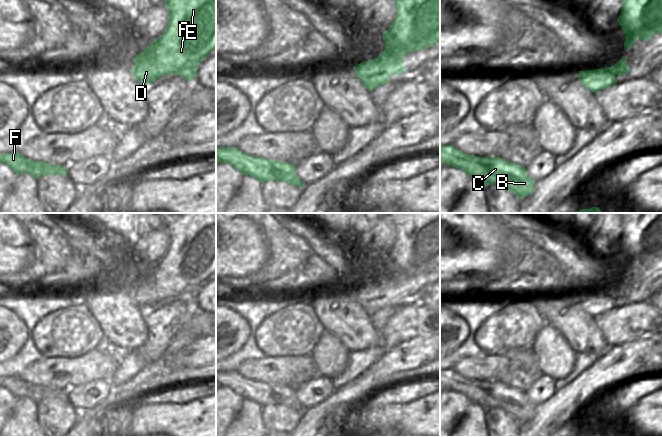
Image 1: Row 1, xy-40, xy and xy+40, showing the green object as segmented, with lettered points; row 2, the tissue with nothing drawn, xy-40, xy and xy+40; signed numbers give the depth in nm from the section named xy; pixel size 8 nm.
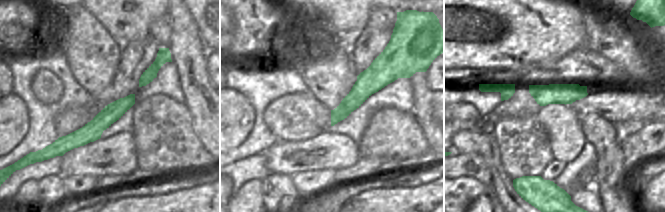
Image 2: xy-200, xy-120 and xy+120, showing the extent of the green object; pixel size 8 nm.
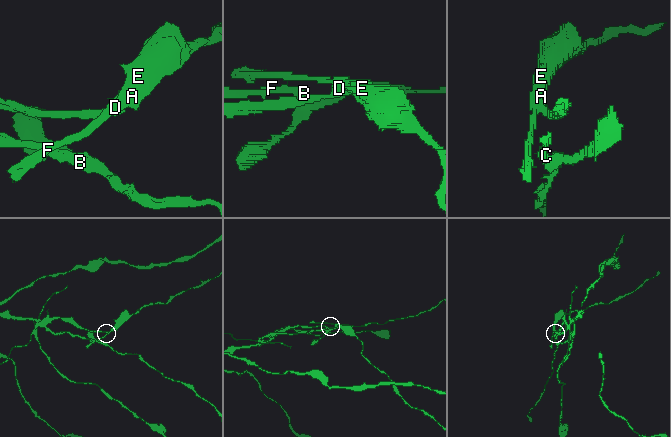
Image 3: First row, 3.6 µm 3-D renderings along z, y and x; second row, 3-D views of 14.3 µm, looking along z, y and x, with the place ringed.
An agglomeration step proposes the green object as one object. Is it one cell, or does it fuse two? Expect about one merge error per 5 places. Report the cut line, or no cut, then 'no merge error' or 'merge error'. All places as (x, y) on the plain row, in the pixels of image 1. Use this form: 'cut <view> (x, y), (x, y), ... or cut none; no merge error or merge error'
cut xy+40 (583, 295), (586, 300), (602, 299), (605, 296), (613, 300); merge error

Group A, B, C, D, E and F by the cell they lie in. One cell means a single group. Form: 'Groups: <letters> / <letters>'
Groups: A D E / B C F.

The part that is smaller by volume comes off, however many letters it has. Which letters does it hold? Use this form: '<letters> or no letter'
A, D, E

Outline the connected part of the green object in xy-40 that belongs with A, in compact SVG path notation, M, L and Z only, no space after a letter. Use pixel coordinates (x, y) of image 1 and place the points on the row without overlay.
M157 213L165 224L165 230L169 234L169 248L165 256L149 270L139 277L134 284L131 296L135 303L142 309L152 307L163 299L174 297L184 301L186 305L197 302L197 292L207 281L207 278L216 272L216 213Z

